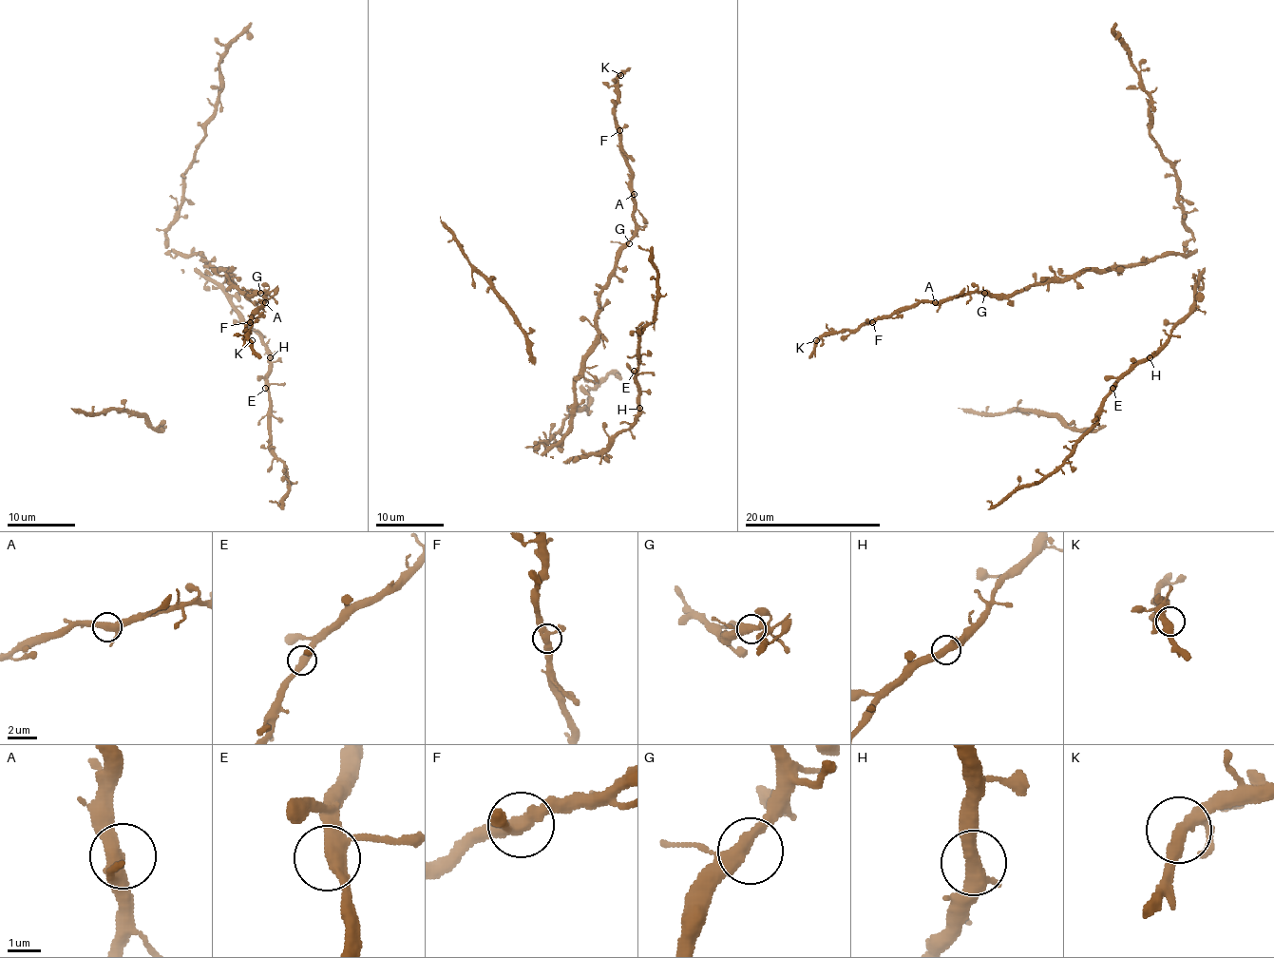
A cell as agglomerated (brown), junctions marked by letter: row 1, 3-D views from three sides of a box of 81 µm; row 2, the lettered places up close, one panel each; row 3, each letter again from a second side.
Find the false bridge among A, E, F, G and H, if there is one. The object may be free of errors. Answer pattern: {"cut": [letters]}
{"cut": []}

